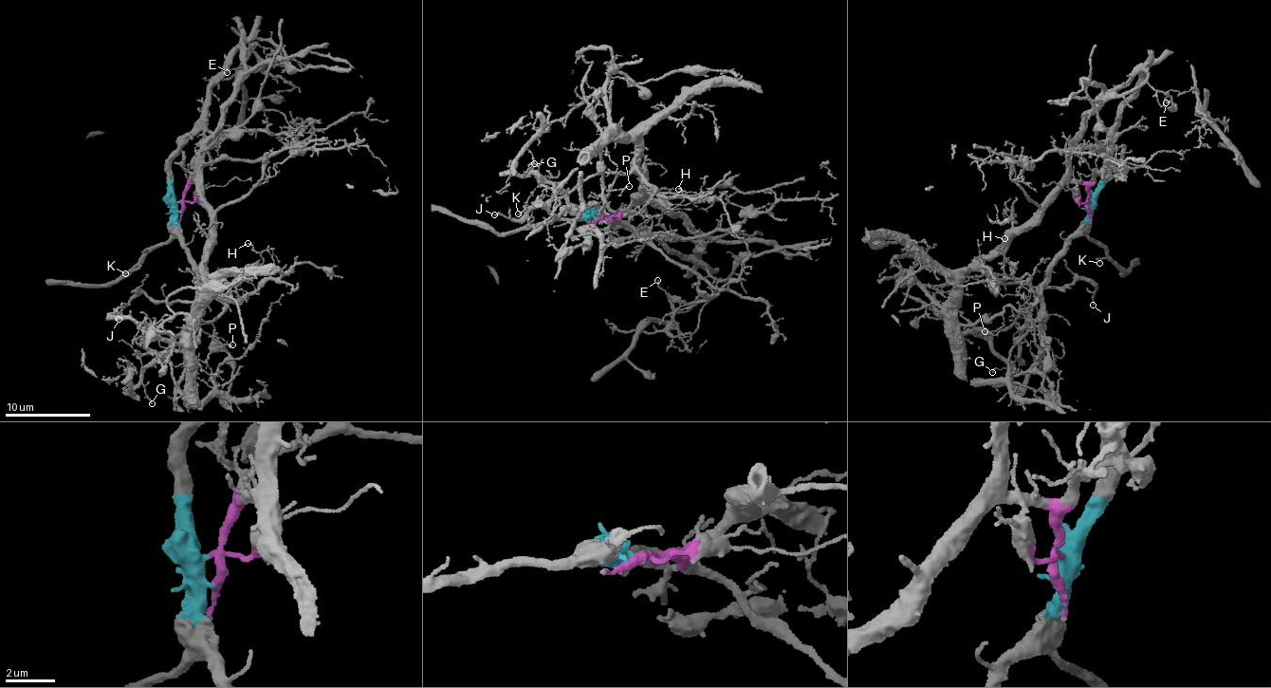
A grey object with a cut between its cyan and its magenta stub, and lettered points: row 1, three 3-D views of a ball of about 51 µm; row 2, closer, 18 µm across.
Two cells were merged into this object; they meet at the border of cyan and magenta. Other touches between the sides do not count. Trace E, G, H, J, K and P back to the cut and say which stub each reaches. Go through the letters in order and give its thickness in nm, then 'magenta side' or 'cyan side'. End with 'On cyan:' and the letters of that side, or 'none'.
E: 170 nm thick; cyan side
G: 130 nm thick; cyan side
H: 130 nm thick; cyan side
J: 140 nm thick; magenta side
K: 100 nm thick; cyan side
P: 110 nm thick; cyan side
On cyan: E, G, H, K, P

